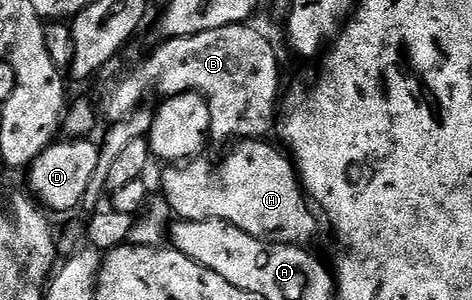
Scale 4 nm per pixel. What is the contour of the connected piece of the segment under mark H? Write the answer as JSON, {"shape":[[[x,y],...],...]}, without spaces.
{"shape":[[[263,138],[236,143],[220,168],[214,168],[204,158],[196,158],[182,166],[164,167],[161,195],[180,220],[224,220],[258,240],[310,245],[319,228],[320,217],[307,209],[309,200],[292,157],[282,151],[279,153],[267,143],[271,142]]]}

